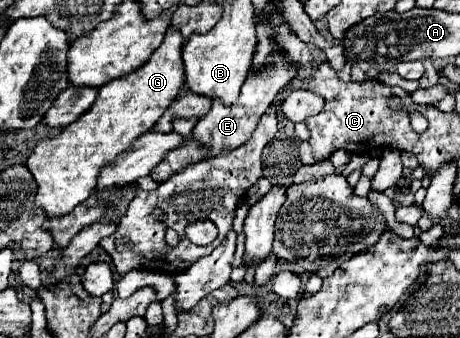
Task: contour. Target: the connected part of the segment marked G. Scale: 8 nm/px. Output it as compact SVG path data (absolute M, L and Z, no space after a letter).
M169 29L161 47L147 63L125 77L103 85L89 111L61 129L57 137L43 139L35 145L27 159L27 169L37 181L35 205L43 209L49 219L69 215L79 203L83 203L95 191L101 169L115 163L115 159L125 153L137 137L147 133L147 129L153 129L183 87L181 47L181 33L177 29Z

